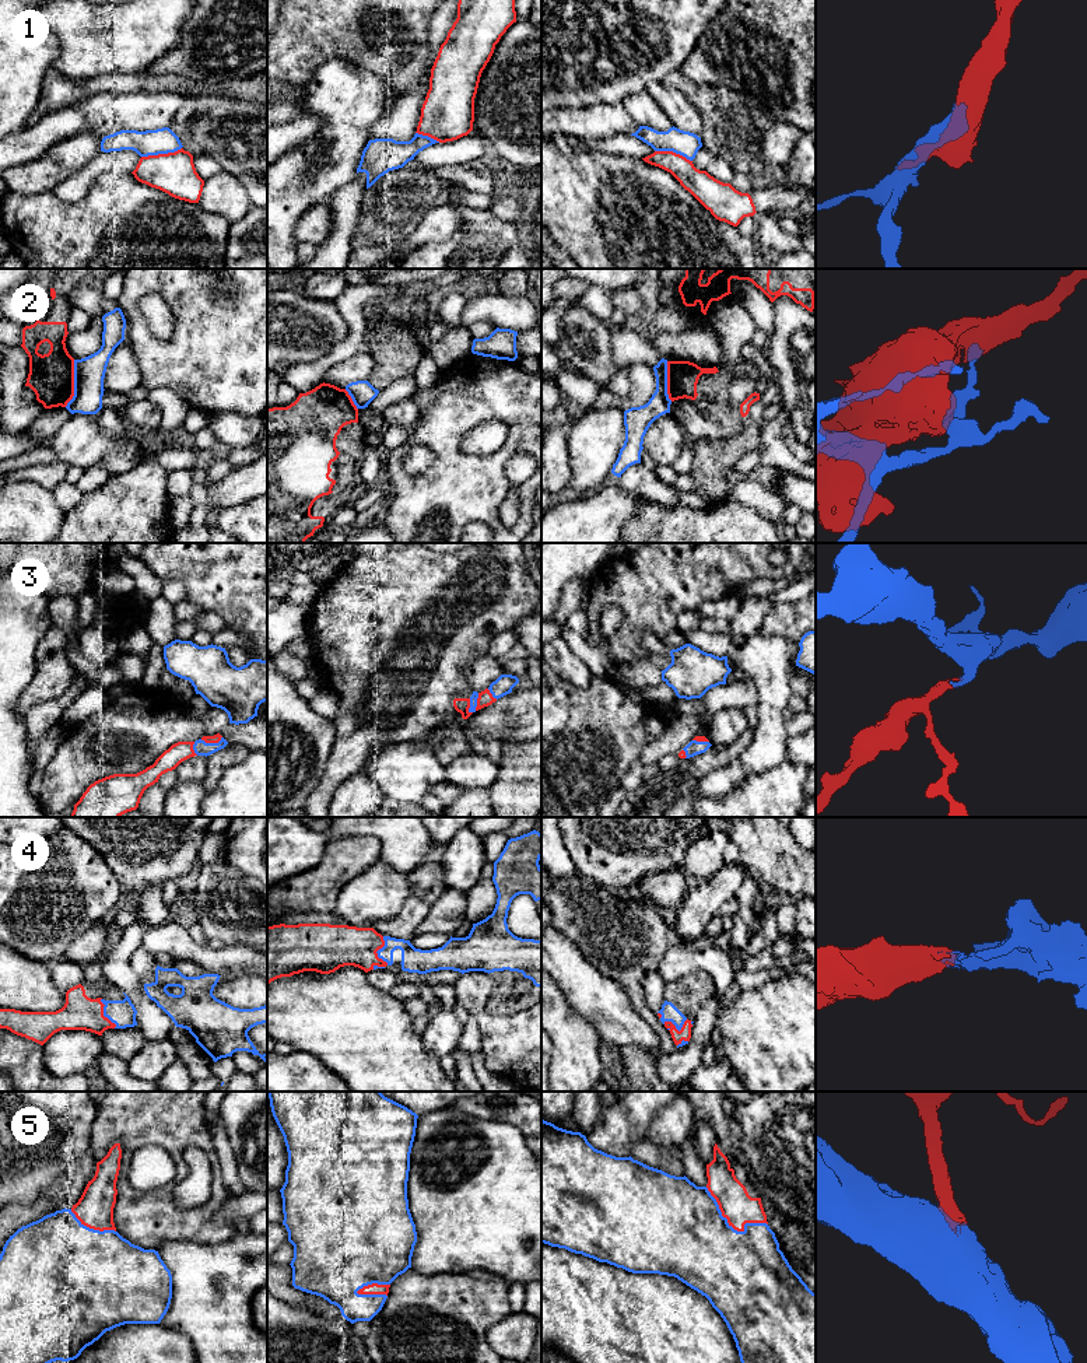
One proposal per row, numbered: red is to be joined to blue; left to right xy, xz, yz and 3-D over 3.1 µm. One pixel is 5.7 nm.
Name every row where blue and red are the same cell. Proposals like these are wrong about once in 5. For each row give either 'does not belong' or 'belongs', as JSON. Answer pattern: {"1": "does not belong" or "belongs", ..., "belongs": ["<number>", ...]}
{"1": "does not belong", "2": "does not belong", "3": "belongs", "4": "belongs", "5": "belongs", "belongs": ["3", "4", "5"]}

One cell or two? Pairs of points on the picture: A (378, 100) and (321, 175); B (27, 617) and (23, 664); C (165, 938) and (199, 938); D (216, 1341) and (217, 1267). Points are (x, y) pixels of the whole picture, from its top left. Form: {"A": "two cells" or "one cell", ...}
{"A": "one cell", "B": "one cell", "C": "two cells", "D": "one cell"}

